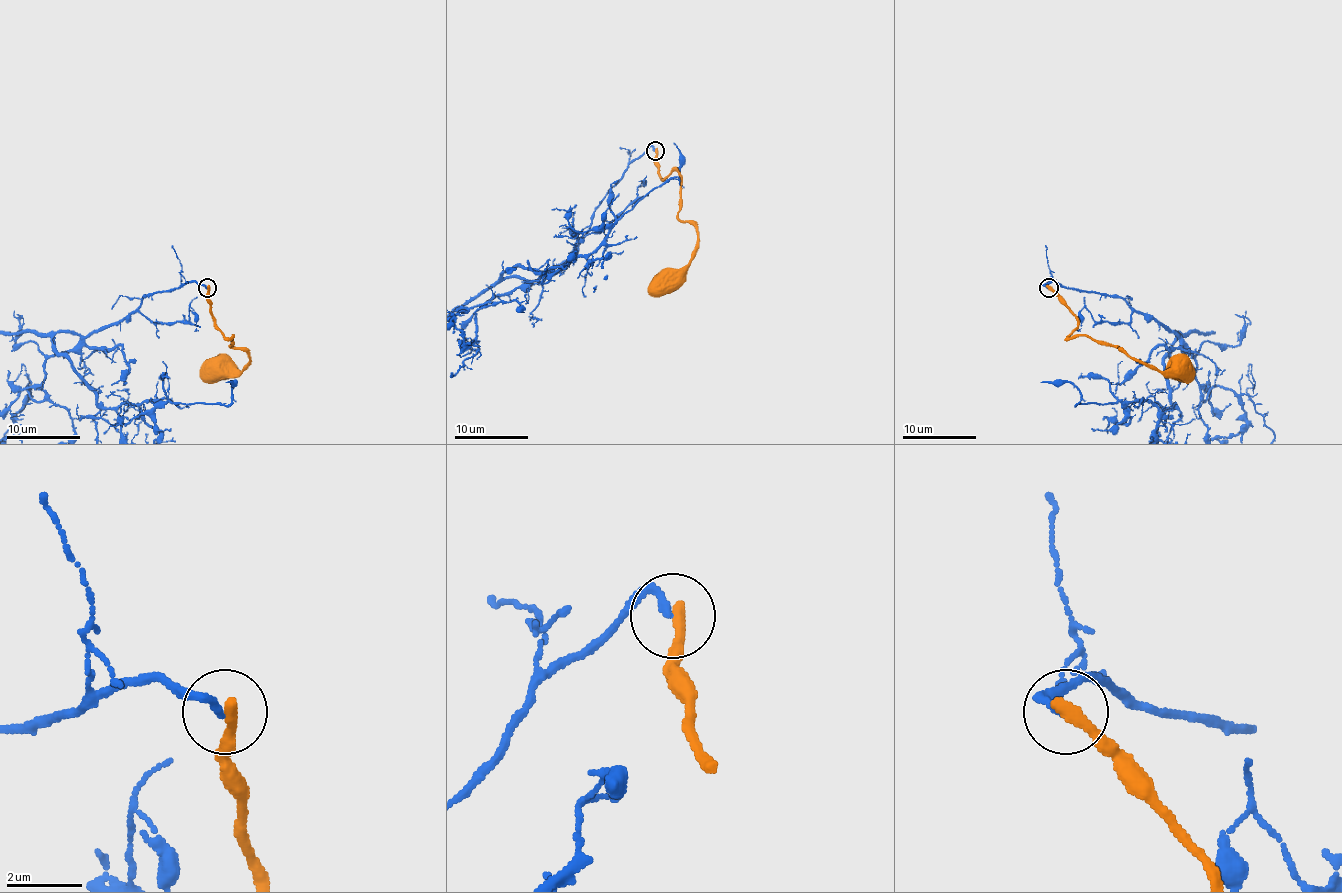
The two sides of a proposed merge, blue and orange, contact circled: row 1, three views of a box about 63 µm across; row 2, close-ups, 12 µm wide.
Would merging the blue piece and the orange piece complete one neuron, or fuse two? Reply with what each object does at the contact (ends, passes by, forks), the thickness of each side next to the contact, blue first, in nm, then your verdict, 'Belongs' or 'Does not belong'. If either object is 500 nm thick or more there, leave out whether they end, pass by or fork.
At the ring blue ends. At the ring orange ends. Thickness 200 nm (blue) against 380 nm. Does not belong

